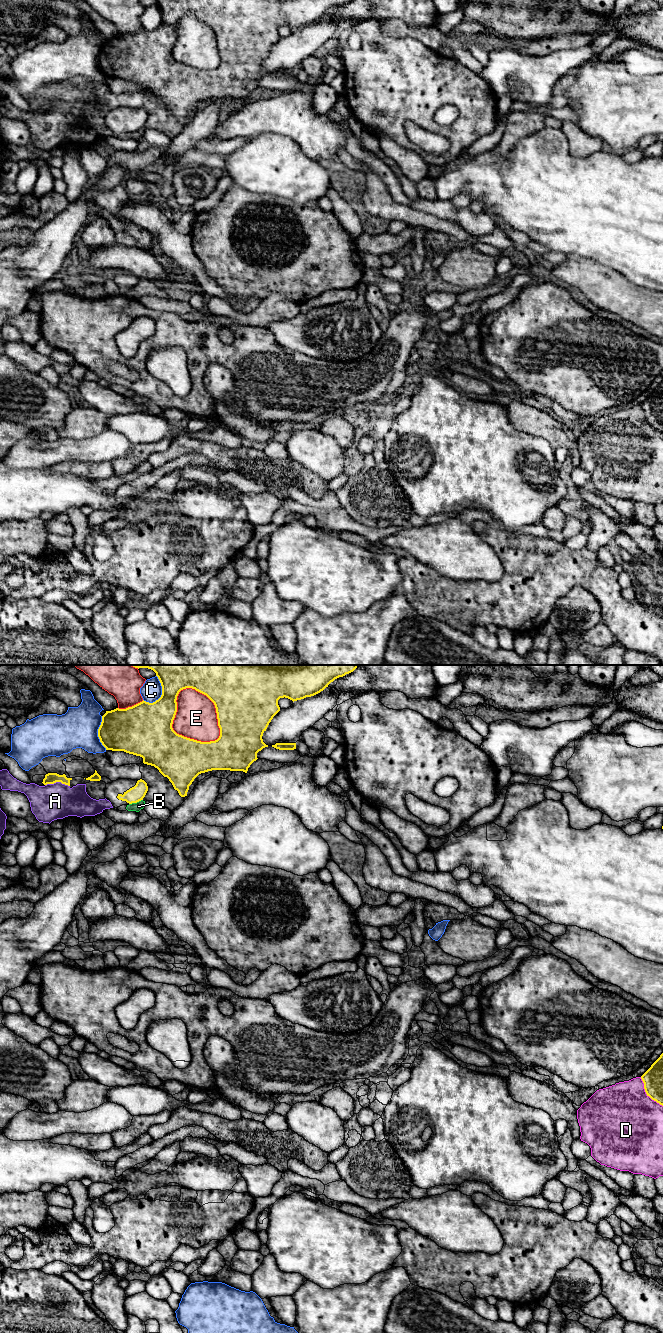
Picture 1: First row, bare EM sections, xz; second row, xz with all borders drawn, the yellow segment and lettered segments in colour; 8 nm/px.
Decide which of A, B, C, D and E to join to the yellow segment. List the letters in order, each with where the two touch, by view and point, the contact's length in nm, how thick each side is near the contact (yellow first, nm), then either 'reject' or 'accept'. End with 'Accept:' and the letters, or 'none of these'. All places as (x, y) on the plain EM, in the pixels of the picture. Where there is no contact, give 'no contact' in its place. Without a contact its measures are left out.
A: xz (57, 109) | 200 nm | 90/280 nm | reject
B: xz (135, 130) | 120 nm | 130/70 nm | reject
C: xz (162, 19) | 240 nm | 300/160 nm | reject
D: xz (646, 421) | 300 nm | 160/480 nm | reject
E: xz (215, 35) | 500 nm | 480/340 nm | reject
Accept: none of these

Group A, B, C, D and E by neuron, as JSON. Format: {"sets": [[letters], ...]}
{"sets": [["A", "B"], ["C"], ["D"], ["E"]]}

